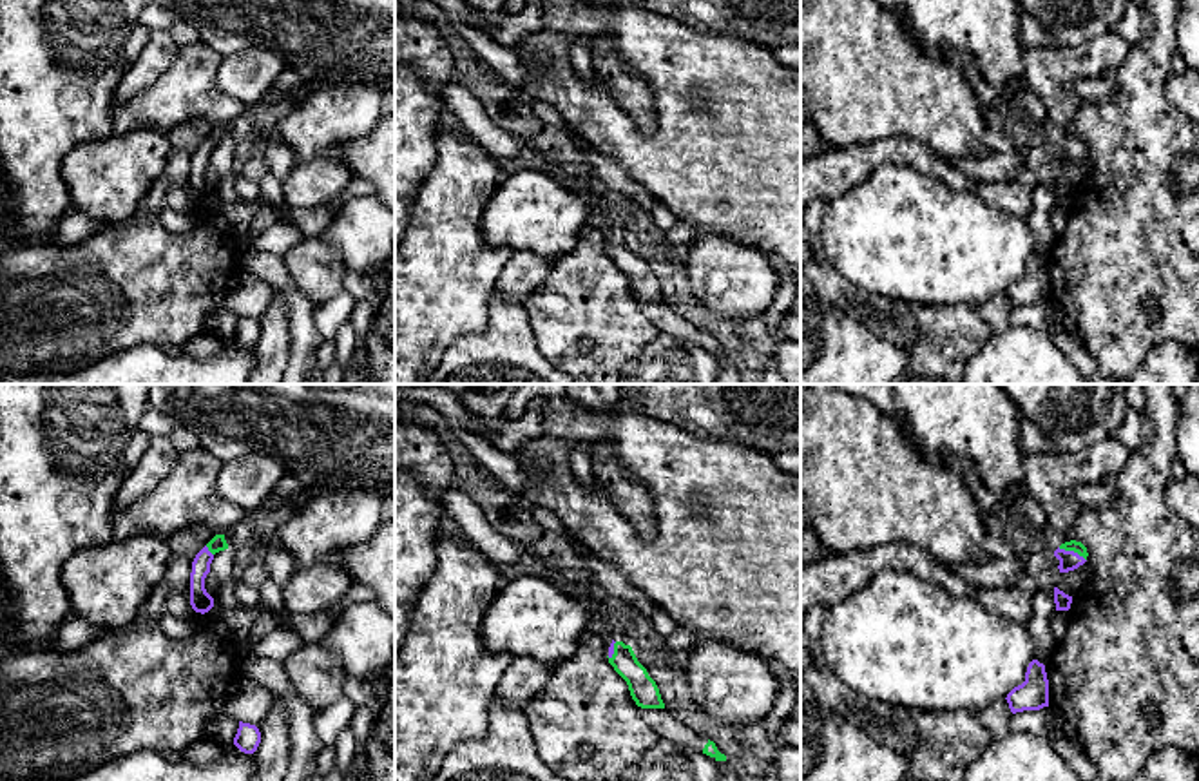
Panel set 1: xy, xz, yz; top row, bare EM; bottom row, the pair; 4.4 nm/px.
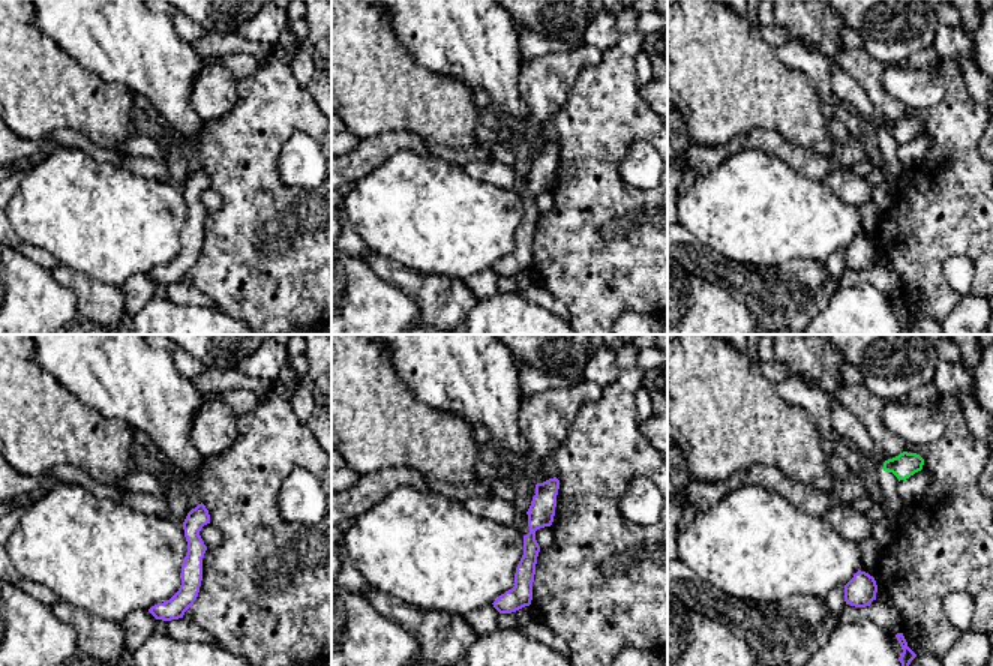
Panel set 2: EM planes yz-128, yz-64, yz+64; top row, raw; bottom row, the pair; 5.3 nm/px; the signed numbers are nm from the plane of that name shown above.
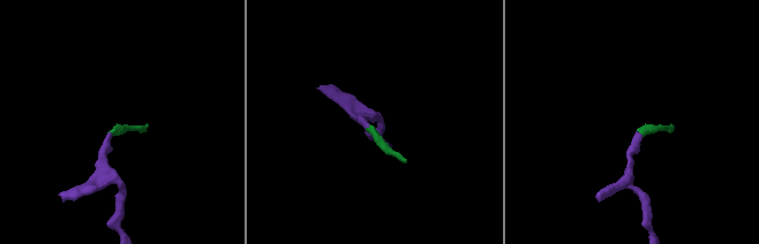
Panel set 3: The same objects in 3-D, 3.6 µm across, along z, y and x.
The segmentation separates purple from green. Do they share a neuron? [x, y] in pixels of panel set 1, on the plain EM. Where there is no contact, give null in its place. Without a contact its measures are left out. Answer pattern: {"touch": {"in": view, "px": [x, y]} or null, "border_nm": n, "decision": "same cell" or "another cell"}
{"touch": {"in": "yz", "px": [1073, 145]}, "border_nm": 140, "decision": "same cell"}

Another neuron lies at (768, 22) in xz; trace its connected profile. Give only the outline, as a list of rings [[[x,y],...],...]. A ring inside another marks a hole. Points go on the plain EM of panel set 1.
[[[618,0],[699,33],[773,47],[801,42],[801,0]]]

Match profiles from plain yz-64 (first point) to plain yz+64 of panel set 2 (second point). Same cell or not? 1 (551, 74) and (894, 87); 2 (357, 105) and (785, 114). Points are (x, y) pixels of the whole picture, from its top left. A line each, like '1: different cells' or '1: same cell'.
1: different cells
2: same cell

